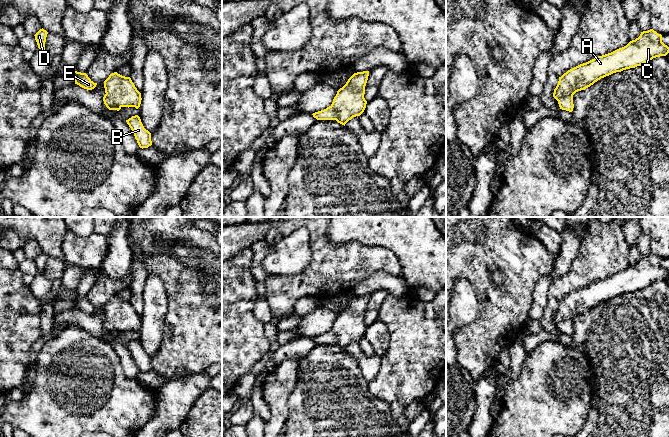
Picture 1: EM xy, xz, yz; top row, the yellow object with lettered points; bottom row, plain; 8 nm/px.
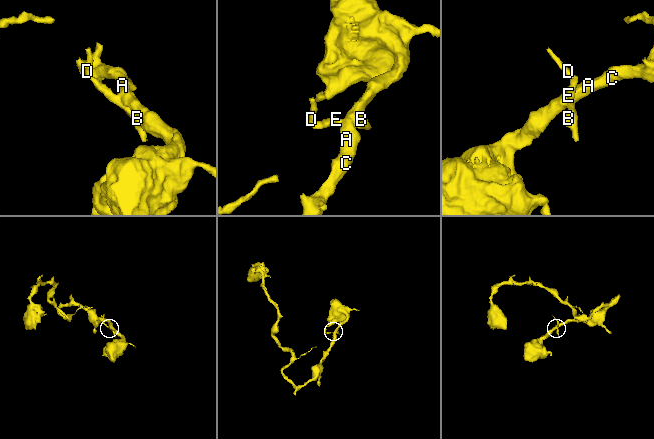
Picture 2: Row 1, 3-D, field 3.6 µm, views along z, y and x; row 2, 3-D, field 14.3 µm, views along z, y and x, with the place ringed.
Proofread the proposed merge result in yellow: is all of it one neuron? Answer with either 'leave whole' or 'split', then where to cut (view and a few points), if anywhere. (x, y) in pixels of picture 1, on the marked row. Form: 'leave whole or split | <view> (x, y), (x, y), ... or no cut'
split | xy (105, 94), (114, 104), (120, 107)

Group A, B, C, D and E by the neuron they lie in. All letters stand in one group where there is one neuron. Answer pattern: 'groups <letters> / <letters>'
groups A C / B D E

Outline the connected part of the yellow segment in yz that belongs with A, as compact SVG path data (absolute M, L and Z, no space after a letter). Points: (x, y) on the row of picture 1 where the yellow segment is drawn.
M653 29L643 31L626 46L568 70L559 77L553 97L559 101L565 95L573 96L601 78L641 66L653 58L666 56L668 53L669 47L662 42L661 34Z

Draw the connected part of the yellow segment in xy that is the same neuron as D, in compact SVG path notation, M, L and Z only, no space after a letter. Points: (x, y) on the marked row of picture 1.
M42 28L34 35L38 48L41 50L45 50L45 42L47 34L48 32Z

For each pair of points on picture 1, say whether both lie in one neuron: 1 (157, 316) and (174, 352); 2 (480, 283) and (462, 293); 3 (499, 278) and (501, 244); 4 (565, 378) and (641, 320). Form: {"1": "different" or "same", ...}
{"1": "different", "2": "different", "3": "different", "4": "different"}

